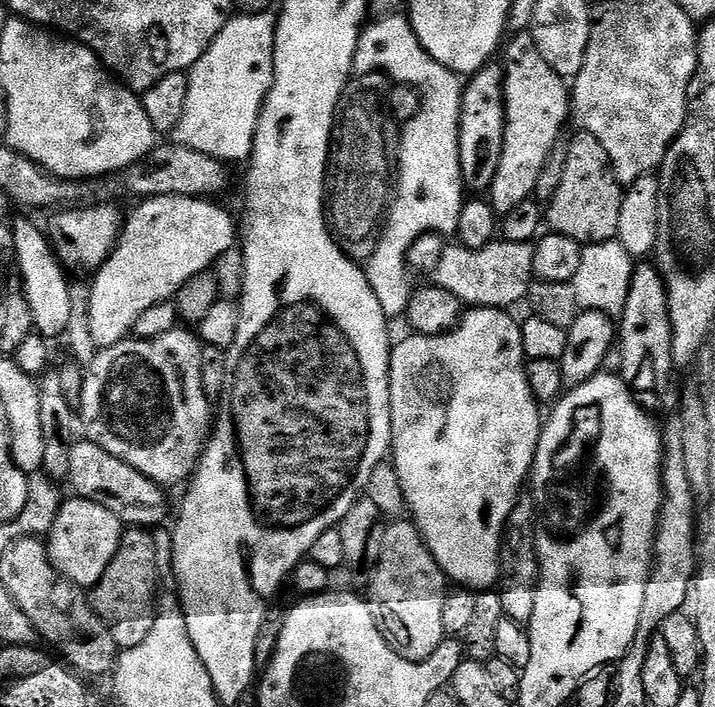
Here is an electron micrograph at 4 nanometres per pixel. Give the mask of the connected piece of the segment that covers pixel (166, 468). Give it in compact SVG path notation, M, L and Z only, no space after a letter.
M178 326L174 330L170 330L170 334L162 334L162 338L150 338L149 340L125 338L112 348L99 349L94 362L87 366L86 371L83 373L84 385L82 386L81 406L78 409L80 420L85 423L87 440L92 444L102 446L102 450L114 454L114 458L126 462L131 468L141 472L147 480L152 480L161 486L180 483L183 485L195 473L196 465L199 464L200 457L204 454L204 449L210 439L210 429L214 424L214 412L212 416L211 408L213 405L204 391L201 349L202 344L197 333L184 326Z

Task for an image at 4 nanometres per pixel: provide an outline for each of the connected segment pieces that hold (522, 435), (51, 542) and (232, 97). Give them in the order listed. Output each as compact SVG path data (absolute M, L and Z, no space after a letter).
M469 307L460 317L460 323L443 336L422 336L408 334L400 345L391 349L388 357L388 389L390 390L390 422L392 423L392 446L390 449L391 463L396 466L398 482L404 491L404 502L407 511L412 511L414 521L424 542L432 552L432 557L440 563L441 569L449 581L457 580L457 585L467 586L472 590L488 590L492 584L501 579L500 546L508 515L518 503L516 495L520 487L525 487L536 460L536 447L540 441L542 427L541 405L528 388L525 372L526 357L522 344L521 325L508 317L503 308L473 308Z
M81 496L71 499L65 499L61 503L57 510L57 517L54 518L53 526L46 535L46 556L51 567L64 579L76 585L77 589L91 590L96 587L97 582L102 578L102 574L106 574L106 566L110 566L126 528L120 523L120 519L116 515L110 510L106 510L106 506Z
M271 11L253 16L236 14L229 19L227 26L220 31L218 38L205 50L204 56L193 64L188 76L186 110L178 126L170 133L175 143L202 154L210 154L225 162L231 160L247 161L252 155L252 143L256 138L256 127L260 121L260 111L264 108L264 99L272 89L274 78L274 38L276 37L277 17Z

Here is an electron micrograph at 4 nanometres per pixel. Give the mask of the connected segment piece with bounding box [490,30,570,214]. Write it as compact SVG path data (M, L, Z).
M520 30L517 31L513 36L516 37L514 37L512 41L510 41L511 39L509 39L502 48L502 56L504 52L504 64L502 63L502 71L504 73L504 149L502 150L502 154L500 155L498 170L494 174L494 182L492 183L492 187L490 189L490 195L492 195L492 198L490 197L490 204L492 208L500 214L509 212L510 210L514 210L514 206L518 206L518 202L529 199L529 197L531 197L533 193L535 193L538 178L542 174L542 170L544 169L544 166L548 161L549 154L551 154L552 151L554 151L554 149L557 147L556 139L559 138L560 131L563 130L564 123L567 122L568 116L570 120L570 88L569 85L566 83L565 77L562 77L558 73L556 73L556 71L553 70L550 64L546 62L544 58L542 58L542 54L540 53L540 51L538 50L538 46L534 42L531 31Z

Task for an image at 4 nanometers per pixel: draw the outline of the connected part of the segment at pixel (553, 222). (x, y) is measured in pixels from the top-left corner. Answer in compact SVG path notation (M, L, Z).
M583 130L569 142L564 152L562 182L554 198L546 204L546 224L566 238L574 238L582 246L611 241L618 230L622 188L608 162L602 142Z

